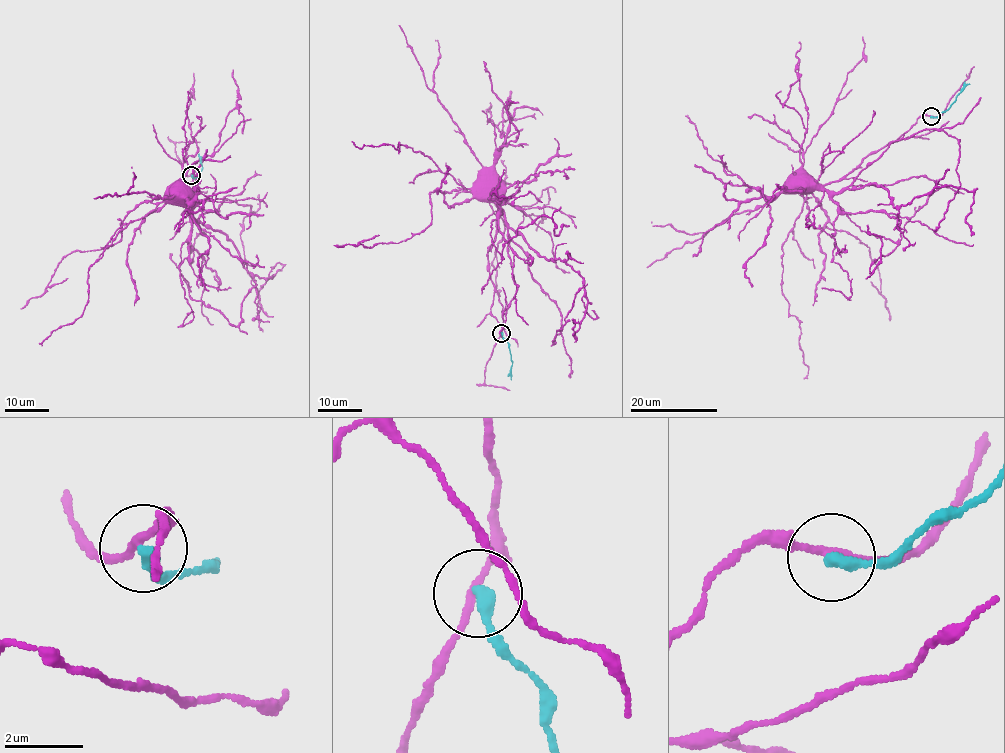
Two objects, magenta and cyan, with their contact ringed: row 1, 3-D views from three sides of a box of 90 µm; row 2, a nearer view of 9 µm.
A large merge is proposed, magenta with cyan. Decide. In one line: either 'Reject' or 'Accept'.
Reject

